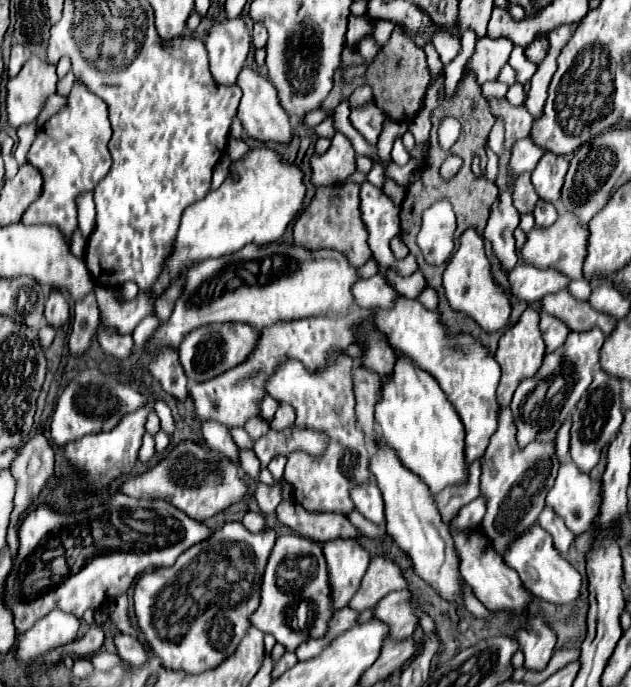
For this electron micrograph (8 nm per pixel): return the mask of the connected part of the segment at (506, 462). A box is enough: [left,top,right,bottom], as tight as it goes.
[480,408,560,554]

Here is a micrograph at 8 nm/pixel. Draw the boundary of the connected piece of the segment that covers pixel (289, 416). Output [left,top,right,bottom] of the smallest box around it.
[270,404,296,430]

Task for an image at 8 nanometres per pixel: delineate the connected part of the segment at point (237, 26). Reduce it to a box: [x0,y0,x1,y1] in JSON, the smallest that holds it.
[204,20,250,84]

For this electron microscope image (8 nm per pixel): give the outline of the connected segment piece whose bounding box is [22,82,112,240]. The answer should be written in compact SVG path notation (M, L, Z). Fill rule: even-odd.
M76 82L68 94L68 106L52 116L44 128L38 132L30 152L28 162L40 170L44 178L44 190L38 200L30 204L24 212L24 224L54 224L58 226L66 240L78 226L76 222L76 196L84 190L94 190L96 184L106 176L112 164L108 142L112 128L106 116L106 102L94 96L82 82Z

